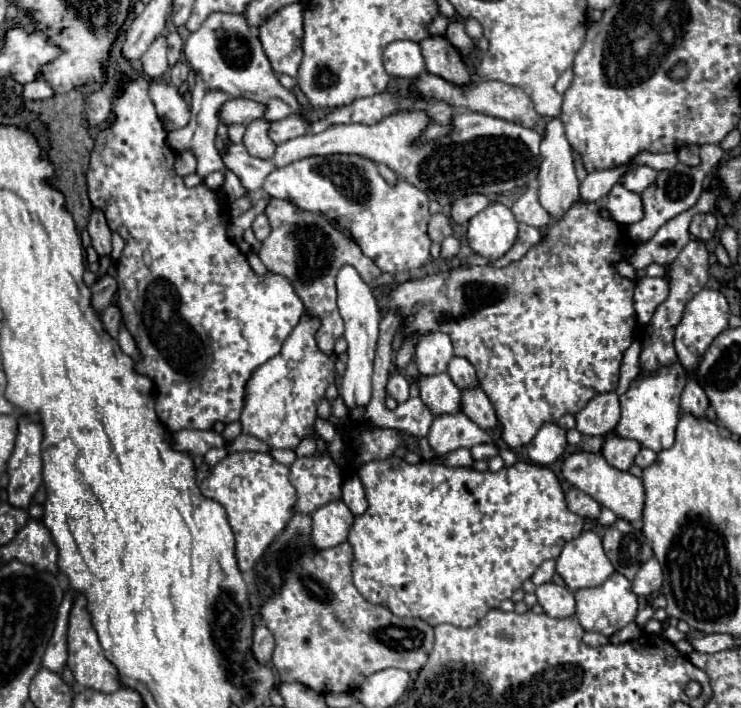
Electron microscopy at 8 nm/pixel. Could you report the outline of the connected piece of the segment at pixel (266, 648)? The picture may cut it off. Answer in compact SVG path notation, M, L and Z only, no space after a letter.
M259 624L253 630L253 654L255 654L255 660L259 664L267 664L271 660L273 636L271 636L271 632L263 624Z

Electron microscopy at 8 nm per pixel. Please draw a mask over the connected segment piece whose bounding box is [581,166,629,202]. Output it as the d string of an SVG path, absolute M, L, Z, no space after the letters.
M629 166L613 168L613 172L591 172L581 182L581 200L597 202L609 194L611 186L619 182L619 178L629 170Z

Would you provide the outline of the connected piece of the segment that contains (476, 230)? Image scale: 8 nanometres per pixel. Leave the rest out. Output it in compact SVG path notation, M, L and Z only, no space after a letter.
M501 202L489 204L467 226L467 240L473 252L487 258L501 258L517 238L517 220Z

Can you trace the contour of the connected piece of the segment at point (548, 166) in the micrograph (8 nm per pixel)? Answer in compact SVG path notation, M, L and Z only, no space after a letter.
M553 118L545 126L545 134L541 140L541 166L537 174L539 182L539 202L541 206L553 216L553 220L561 218L575 200L579 200L579 178L575 172L575 158L573 148L565 138L565 128L559 118Z

